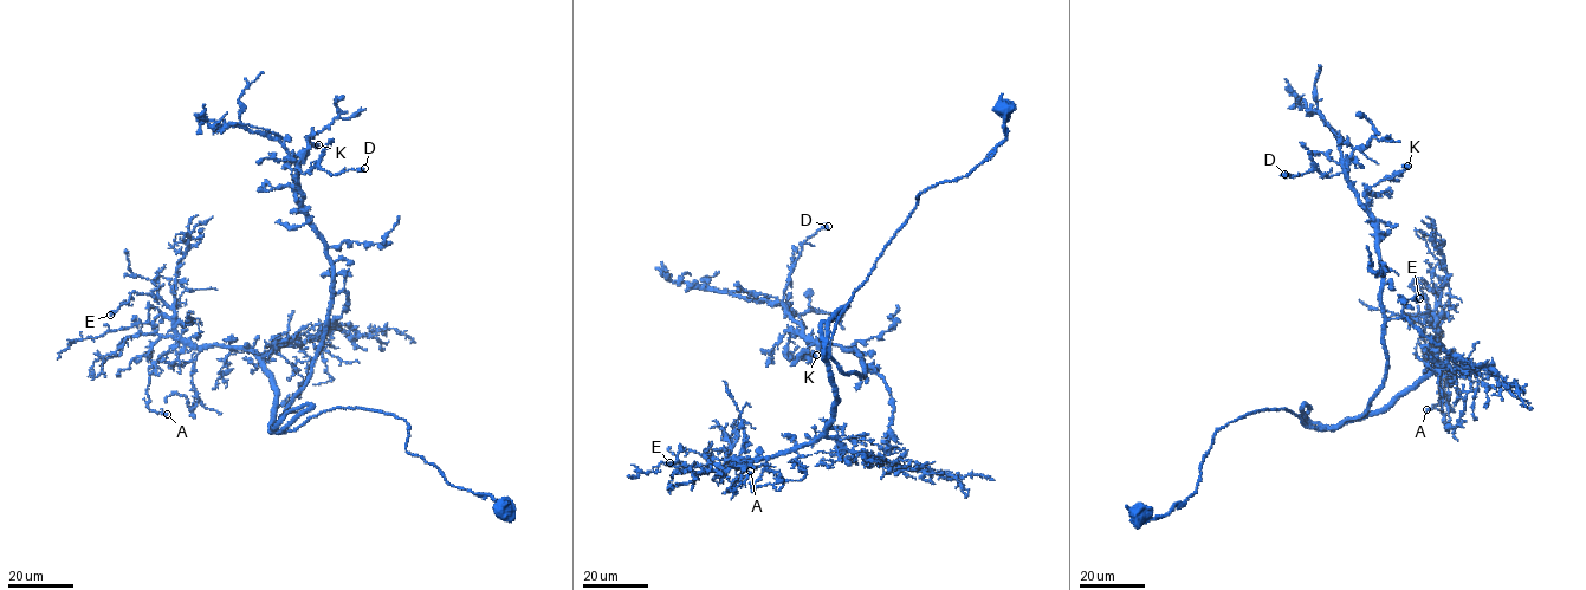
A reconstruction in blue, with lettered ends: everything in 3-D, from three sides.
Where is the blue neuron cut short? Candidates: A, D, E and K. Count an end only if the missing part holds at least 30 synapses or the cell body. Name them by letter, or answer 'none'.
none

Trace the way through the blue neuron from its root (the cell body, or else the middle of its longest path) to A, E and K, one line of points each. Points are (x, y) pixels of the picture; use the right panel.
A: (1138, 516), (1193, 493), (1229, 422), (1381, 413), (1438, 342), (1444, 396), (1426, 409)
E: (1138, 516), (1193, 493), (1215, 434), (1247, 414), (1324, 429), (1381, 413), (1437, 354), (1419, 298)
K: (1138, 516), (1193, 493), (1229, 422), (1283, 408), (1335, 428), (1364, 413), (1387, 362), (1366, 192), (1408, 166)

